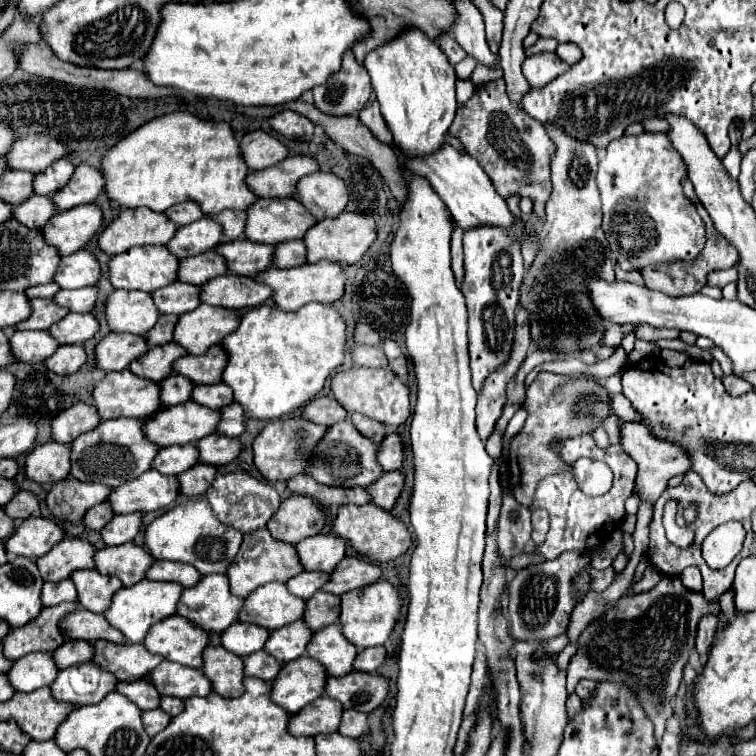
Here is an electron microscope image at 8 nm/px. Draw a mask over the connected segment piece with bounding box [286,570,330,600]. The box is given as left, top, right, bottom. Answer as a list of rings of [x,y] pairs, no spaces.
[[[302,572],[298,576],[294,576],[294,580],[288,580],[288,588],[290,592],[294,592],[296,596],[302,596],[304,600],[312,598],[326,582],[330,580],[330,574],[326,572]]]

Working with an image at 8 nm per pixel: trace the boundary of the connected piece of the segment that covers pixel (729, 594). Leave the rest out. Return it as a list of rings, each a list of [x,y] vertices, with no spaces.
[[[732,588],[724,593],[719,599],[719,604],[721,607],[721,612],[724,614],[726,619],[732,618],[734,609],[734,593]]]

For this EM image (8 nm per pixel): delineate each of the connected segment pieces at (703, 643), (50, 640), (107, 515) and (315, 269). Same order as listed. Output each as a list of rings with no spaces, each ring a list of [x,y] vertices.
[[[714,614],[702,616],[702,620],[698,622],[696,648],[698,648],[698,652],[702,654],[702,660],[706,660],[706,652],[710,650],[710,644],[712,644],[712,640],[714,640],[716,628],[718,628],[718,616],[714,616]]]
[[[64,602],[58,606],[50,606],[42,610],[42,616],[34,618],[30,624],[22,628],[12,628],[4,642],[4,656],[8,660],[18,660],[30,652],[54,652],[62,642],[60,620],[78,608],[78,602]]]
[[[102,502],[102,504],[96,504],[94,508],[90,508],[90,512],[86,512],[84,524],[92,530],[102,530],[110,522],[112,516],[114,516],[112,506],[108,502]]]
[[[316,262],[316,264],[304,264],[298,268],[268,268],[256,276],[256,282],[268,284],[274,288],[274,302],[282,310],[298,310],[304,304],[310,302],[322,302],[322,304],[332,304],[344,296],[344,284],[346,284],[346,272],[342,264],[336,262]]]

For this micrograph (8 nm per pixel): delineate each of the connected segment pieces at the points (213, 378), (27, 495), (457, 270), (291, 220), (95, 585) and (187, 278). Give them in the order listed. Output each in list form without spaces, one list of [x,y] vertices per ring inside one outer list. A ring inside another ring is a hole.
[[[222,346],[210,348],[210,352],[202,356],[186,354],[174,362],[174,372],[190,376],[194,384],[218,384],[222,380],[222,372],[226,368],[228,354]]]
[[[18,492],[18,496],[14,496],[14,500],[10,500],[10,504],[4,506],[8,516],[18,522],[36,514],[38,508],[40,508],[40,504],[38,504],[38,496],[34,492]]]
[[[456,228],[452,232],[452,272],[456,276],[456,284],[462,286],[462,278],[464,278],[464,252],[462,252],[462,228]]]
[[[260,198],[258,204],[254,204],[254,208],[246,210],[248,214],[248,224],[246,224],[246,238],[250,238],[252,242],[258,244],[280,244],[280,242],[288,242],[288,240],[300,240],[306,236],[306,232],[318,222],[302,202],[298,202],[296,198]]]
[[[78,570],[70,576],[78,588],[78,602],[90,612],[104,614],[112,604],[112,596],[124,586],[116,576],[104,576],[96,570]]]
[[[210,250],[210,252],[204,252],[200,256],[180,260],[178,278],[182,282],[190,282],[190,284],[206,284],[208,280],[222,276],[226,272],[228,272],[226,258],[220,256],[218,252]],[[190,270],[194,270],[194,272],[190,272]]]

